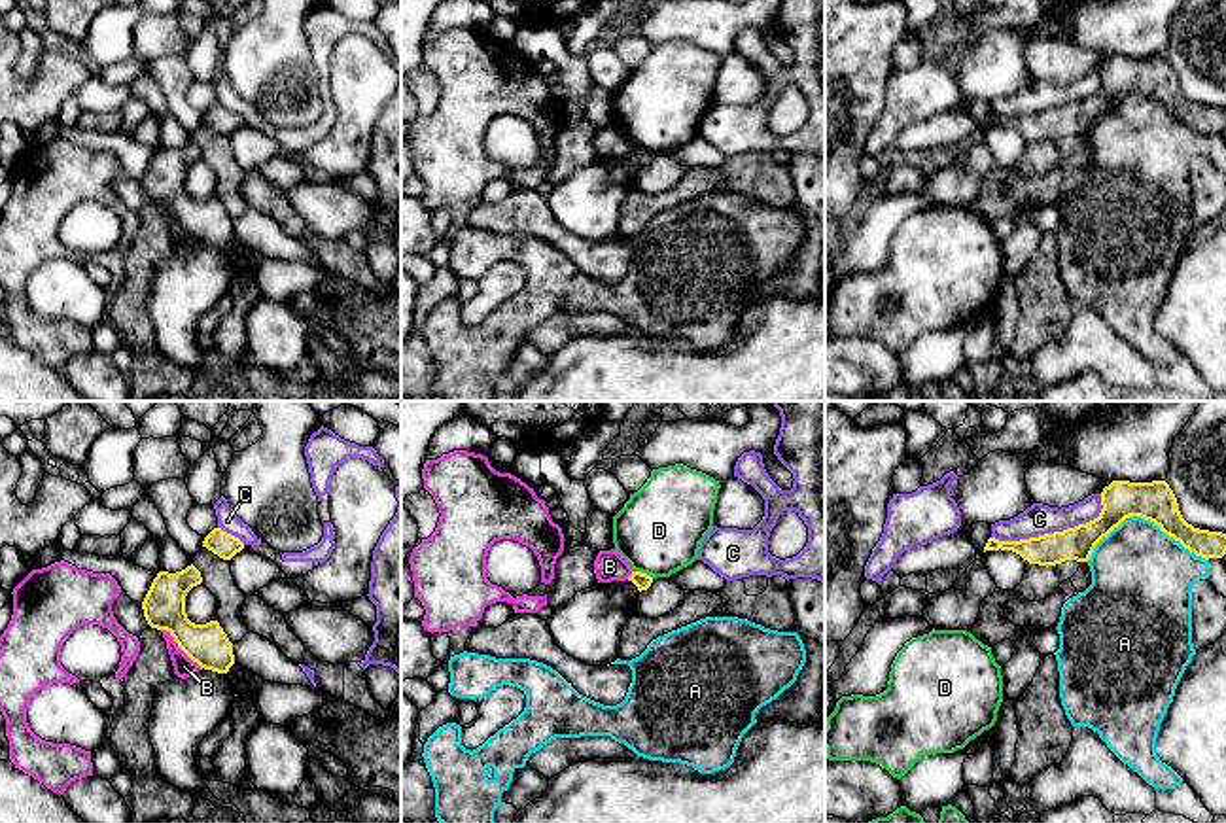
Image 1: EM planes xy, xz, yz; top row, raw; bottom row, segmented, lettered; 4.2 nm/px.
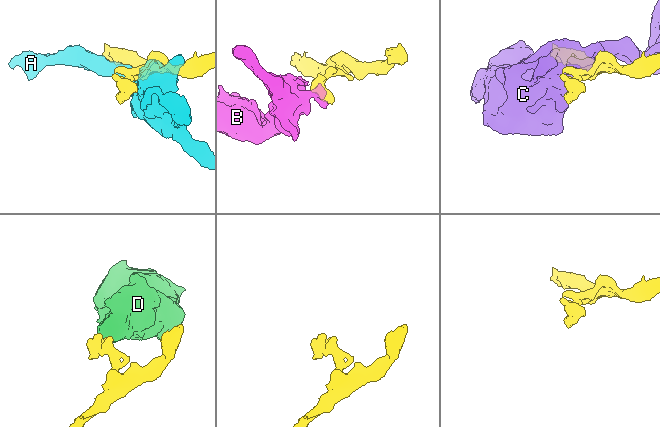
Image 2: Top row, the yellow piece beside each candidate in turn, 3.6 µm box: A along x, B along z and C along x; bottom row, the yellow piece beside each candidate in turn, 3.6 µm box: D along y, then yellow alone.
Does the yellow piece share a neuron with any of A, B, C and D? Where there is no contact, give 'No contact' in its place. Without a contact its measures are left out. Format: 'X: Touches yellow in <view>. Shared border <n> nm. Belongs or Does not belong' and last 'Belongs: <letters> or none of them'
A: Touches yellow in yz. Shared border 500 nm. Does not belong
B: Touches yellow in xy. Shared border 240 nm. Does not belong
C: Touches yellow in yz. Shared border 500 nm. Does not belong
D: Touches yellow in xz. Shared border 90 nm. Does not belong
Belongs: none of them

